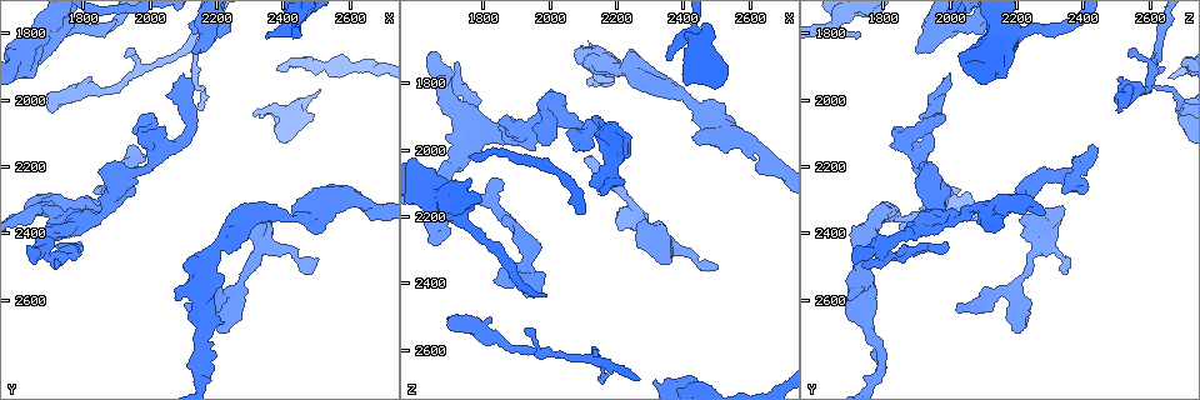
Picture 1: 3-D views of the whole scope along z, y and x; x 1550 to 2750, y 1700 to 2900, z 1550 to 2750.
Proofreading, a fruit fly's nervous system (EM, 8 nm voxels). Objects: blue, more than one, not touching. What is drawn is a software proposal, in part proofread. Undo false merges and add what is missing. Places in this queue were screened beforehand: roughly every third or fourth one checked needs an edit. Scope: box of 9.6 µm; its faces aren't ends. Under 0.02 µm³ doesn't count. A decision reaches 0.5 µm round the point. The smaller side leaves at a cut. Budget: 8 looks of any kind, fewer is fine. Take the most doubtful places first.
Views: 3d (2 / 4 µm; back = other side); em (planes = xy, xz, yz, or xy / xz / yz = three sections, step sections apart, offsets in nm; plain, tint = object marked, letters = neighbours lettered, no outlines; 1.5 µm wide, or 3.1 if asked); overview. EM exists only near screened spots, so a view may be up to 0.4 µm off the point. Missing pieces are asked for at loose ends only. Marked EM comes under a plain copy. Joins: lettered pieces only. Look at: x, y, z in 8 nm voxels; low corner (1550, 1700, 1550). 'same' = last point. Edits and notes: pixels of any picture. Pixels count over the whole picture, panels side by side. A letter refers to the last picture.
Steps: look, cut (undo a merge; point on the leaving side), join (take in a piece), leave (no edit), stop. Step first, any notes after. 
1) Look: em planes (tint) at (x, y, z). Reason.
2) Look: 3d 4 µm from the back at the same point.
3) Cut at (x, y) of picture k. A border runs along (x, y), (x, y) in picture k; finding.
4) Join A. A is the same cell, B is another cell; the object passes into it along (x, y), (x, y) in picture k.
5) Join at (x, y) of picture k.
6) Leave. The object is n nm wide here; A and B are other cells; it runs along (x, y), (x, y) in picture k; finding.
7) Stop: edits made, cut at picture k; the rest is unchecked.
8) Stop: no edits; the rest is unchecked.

Look: 3d 2 µm at (2120, 1850, 1910). Branch stops here.

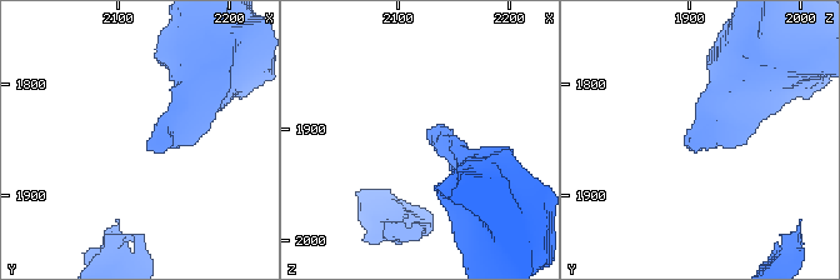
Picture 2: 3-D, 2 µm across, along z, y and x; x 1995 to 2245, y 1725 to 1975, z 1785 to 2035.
Look: em planes (letters) at (2128, 1860, 1902).

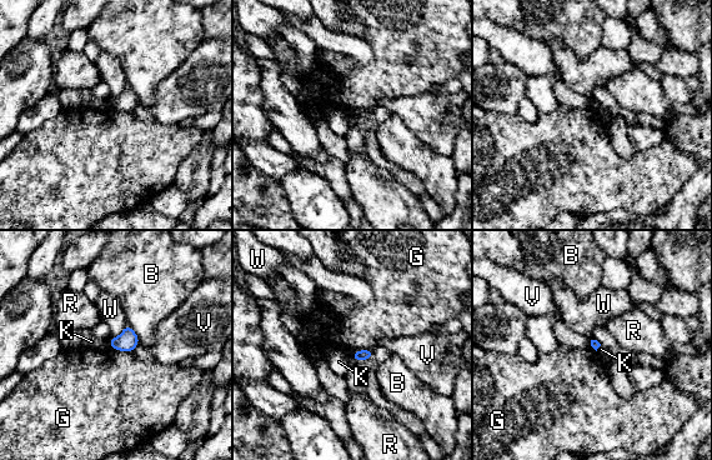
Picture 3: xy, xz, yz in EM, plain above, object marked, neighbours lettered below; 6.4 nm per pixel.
Leave. B, G, K, R, V and W are other cells; no lettered piece goes on from it.

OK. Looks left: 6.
Look: 3d 4 µm at (2210, 2690, 2180). An open end.

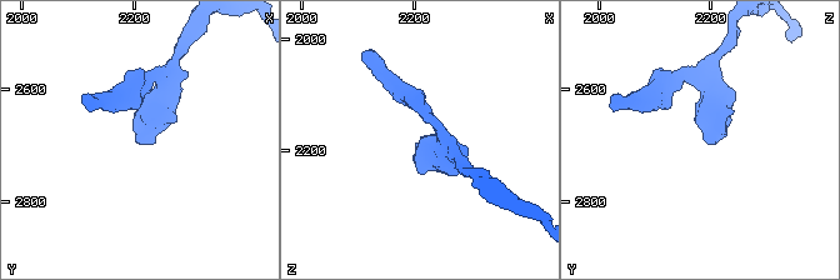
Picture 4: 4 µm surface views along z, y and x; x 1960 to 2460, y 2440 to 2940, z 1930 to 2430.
Look: em planes (letters) at (2210, 2690, 2180).

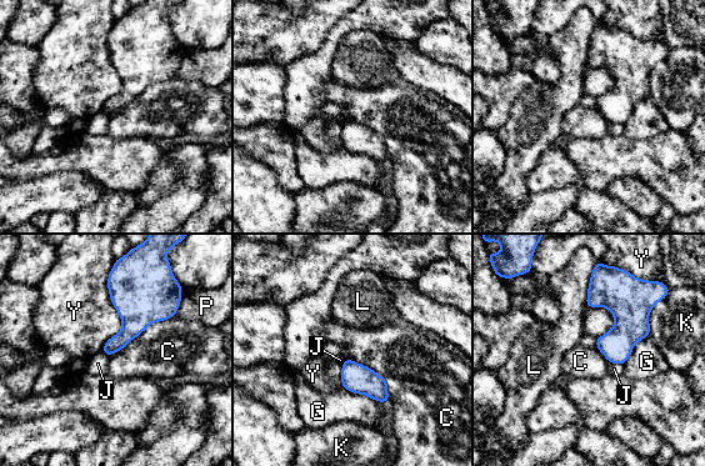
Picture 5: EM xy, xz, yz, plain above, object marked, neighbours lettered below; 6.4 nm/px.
Leave. C, G, J, K, L, P and Y are other cells; a border runs along (175, 316), (151, 322), (109, 356) in picture 5; none of them fits.

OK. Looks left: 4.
Look: em planes (letters) at (2360, 1810, 1730). Free end.

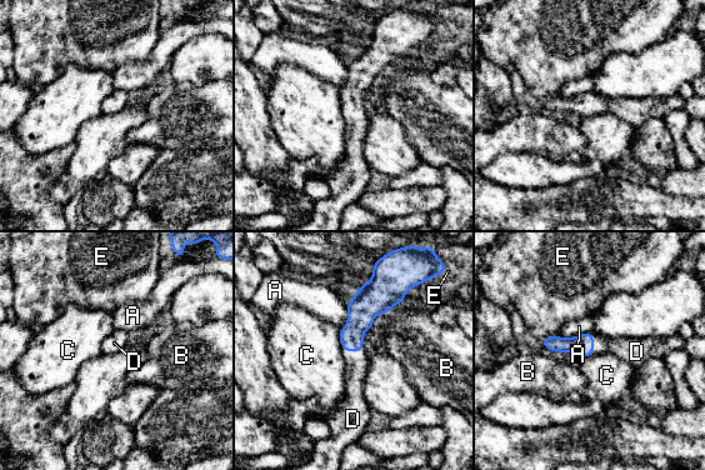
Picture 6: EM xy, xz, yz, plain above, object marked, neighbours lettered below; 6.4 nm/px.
Join D. The object is 140 nm wide here; D is the same cell, A, B, C and E are other cells; the object passes into it along (583, 345), (593, 343), (630, 350) in picture 6; it goes on there.

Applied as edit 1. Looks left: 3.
Stop: edits made, join at picture 6; the rest is unchecked.

